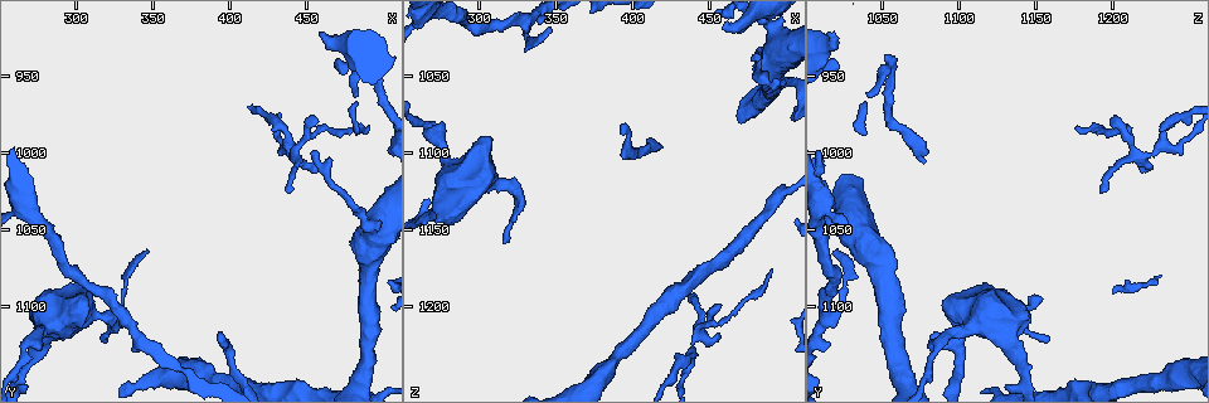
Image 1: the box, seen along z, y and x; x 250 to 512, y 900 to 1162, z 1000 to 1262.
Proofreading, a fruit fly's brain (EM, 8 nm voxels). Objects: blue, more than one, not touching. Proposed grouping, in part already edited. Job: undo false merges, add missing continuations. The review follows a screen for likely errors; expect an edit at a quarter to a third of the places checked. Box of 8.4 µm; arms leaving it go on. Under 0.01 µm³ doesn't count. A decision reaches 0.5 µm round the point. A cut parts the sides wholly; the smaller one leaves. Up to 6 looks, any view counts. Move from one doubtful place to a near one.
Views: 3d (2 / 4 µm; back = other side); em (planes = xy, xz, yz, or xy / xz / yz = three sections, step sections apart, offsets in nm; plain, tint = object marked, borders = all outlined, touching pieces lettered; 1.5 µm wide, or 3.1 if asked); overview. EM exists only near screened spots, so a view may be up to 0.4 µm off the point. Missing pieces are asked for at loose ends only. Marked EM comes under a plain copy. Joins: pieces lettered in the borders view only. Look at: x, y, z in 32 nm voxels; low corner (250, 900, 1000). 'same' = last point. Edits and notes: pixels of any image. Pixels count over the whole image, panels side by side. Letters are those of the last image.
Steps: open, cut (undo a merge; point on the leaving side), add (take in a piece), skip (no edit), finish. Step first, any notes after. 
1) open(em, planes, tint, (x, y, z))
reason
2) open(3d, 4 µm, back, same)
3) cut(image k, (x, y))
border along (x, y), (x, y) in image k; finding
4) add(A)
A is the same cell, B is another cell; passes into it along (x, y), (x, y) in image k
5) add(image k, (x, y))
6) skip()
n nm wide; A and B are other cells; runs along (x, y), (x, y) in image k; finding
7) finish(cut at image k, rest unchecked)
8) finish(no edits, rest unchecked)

open(em, planes, borders, (468, 942, 1022))
an open end

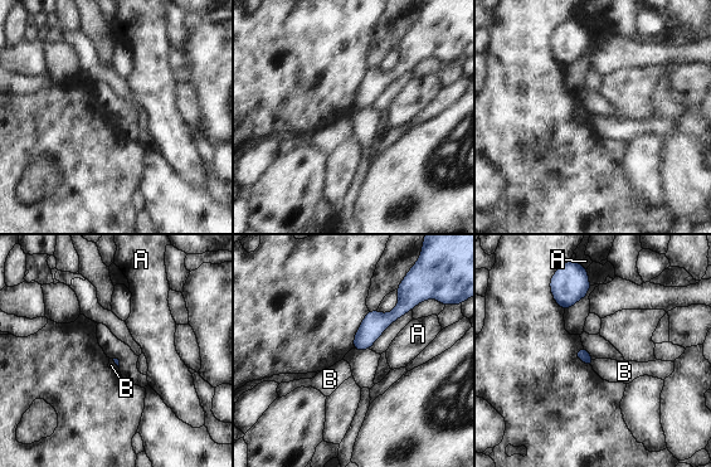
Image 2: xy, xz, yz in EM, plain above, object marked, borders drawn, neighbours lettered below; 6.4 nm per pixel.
skip()
A and B are other cells; runs along (409, 305), (380, 321), (356, 345) in image 2; none of them fits

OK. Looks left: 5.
open(3d, 4 µm, (400, 1130, 1100))
abrupt turn

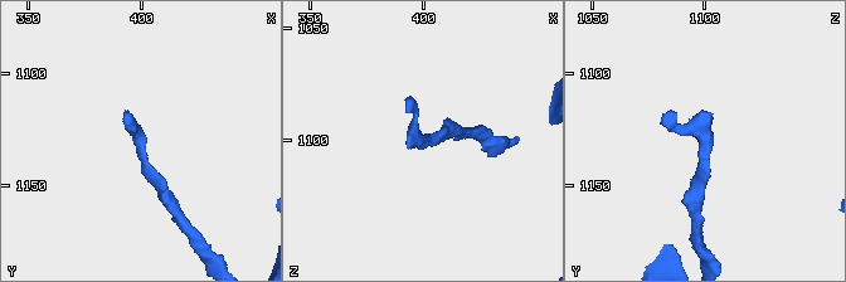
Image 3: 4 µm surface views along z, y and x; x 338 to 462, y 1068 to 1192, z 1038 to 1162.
open(em, planes, borders, (399, 1131, 1101))

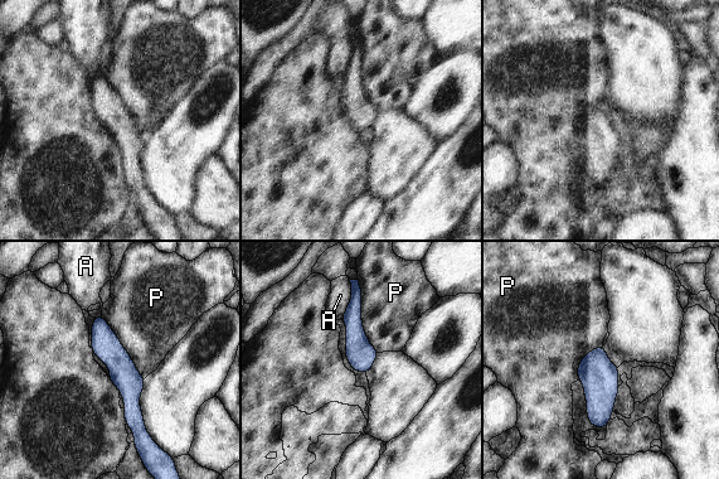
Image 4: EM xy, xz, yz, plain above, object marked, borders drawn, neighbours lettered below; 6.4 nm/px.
skip()
A and P are other cells; runs along (98, 320), (130, 383), (149, 460) in image 4; one cell here

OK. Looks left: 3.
open(3d, 2 µm, (438, 1026, 1190))
free end

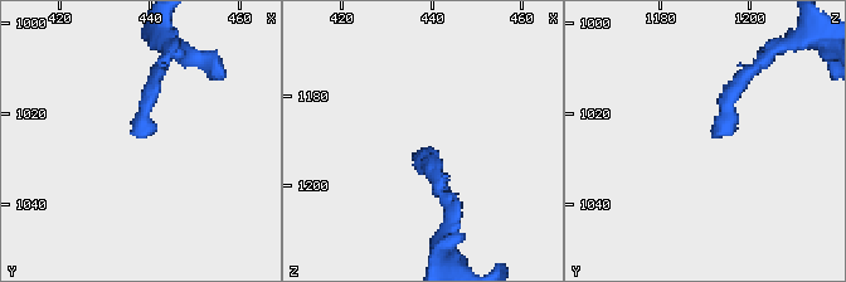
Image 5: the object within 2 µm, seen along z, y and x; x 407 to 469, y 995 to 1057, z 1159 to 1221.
open(em, xz, step 8, borders, (438, 1025, 1191))
now the EM

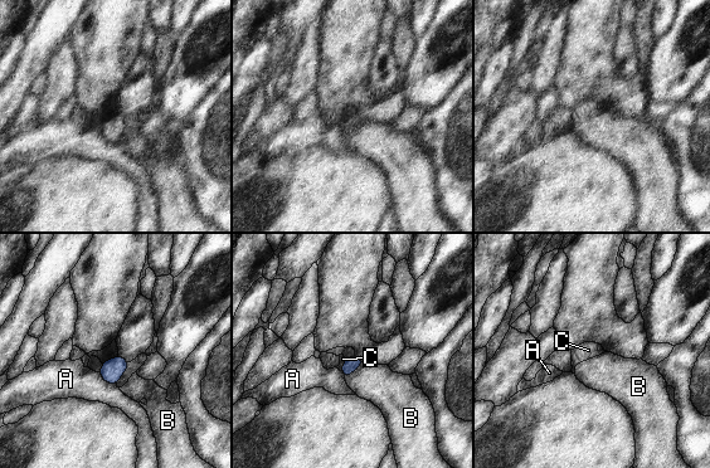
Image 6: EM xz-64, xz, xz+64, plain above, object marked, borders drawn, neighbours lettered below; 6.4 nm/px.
open(em, planes, borders, same)
cut it another way

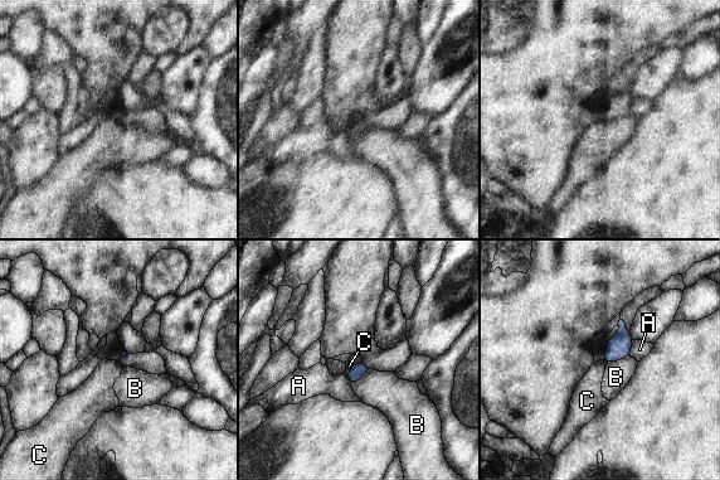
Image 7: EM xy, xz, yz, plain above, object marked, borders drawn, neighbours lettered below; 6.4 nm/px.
skip()
B touches over 150 nm; A, B and C are other cells; none of them fits

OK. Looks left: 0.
finish(no edits, rest unchecked)

